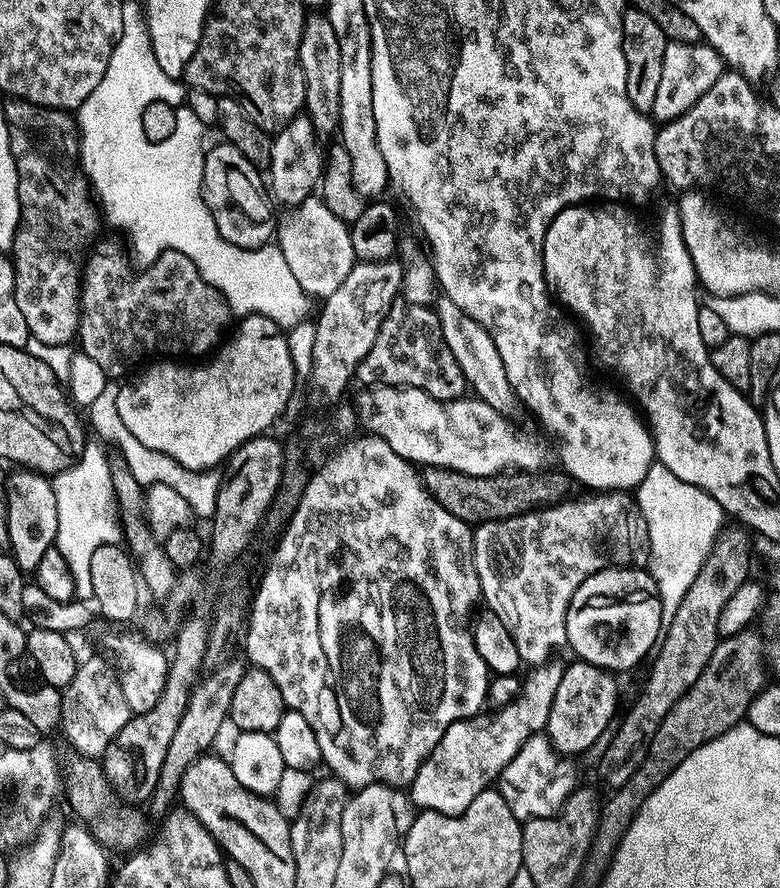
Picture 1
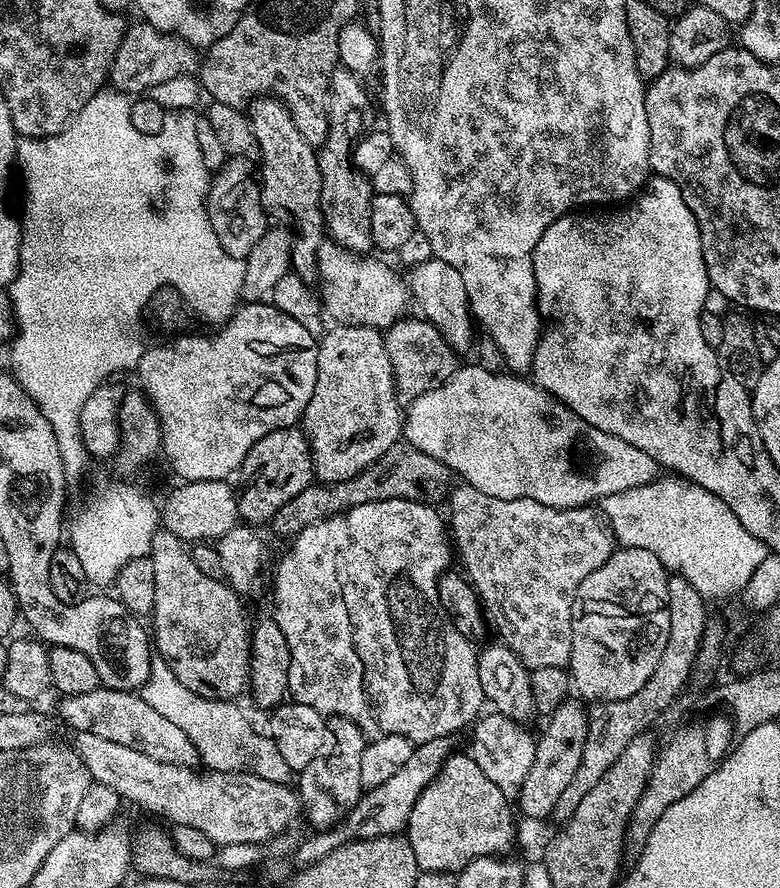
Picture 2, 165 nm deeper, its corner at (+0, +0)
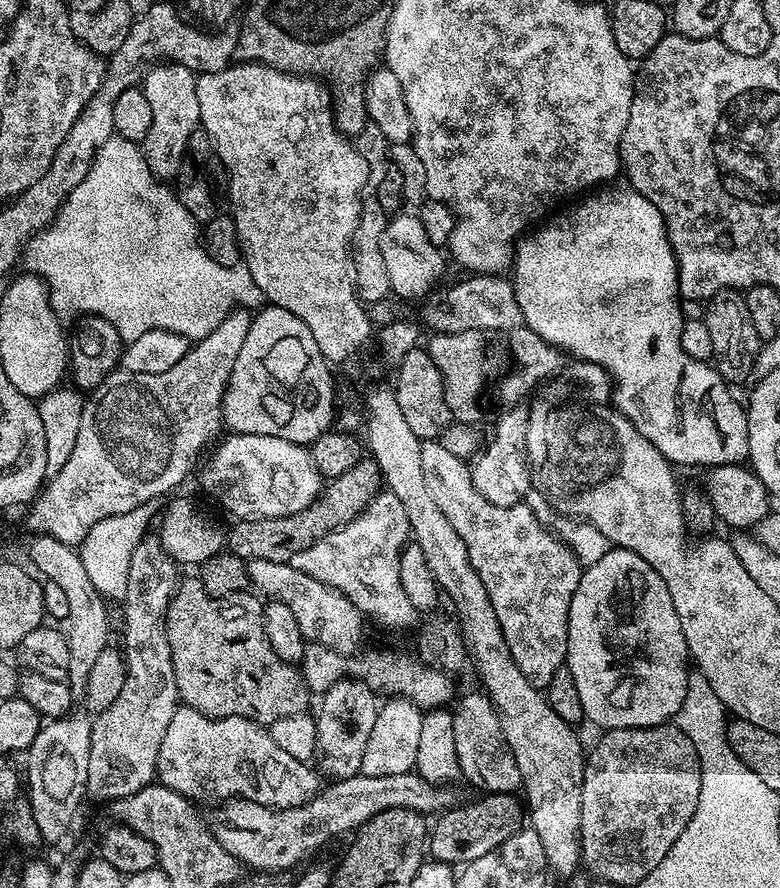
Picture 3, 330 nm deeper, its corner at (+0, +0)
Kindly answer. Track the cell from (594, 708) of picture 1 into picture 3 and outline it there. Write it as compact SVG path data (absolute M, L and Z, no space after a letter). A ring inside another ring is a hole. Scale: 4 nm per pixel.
M487 793L481 797L460 807L459 805L453 806L439 813L431 821L426 841L426 852L431 859L440 860L444 864L462 866L494 850L504 840L508 840L517 830L521 829L524 808L517 795Z

